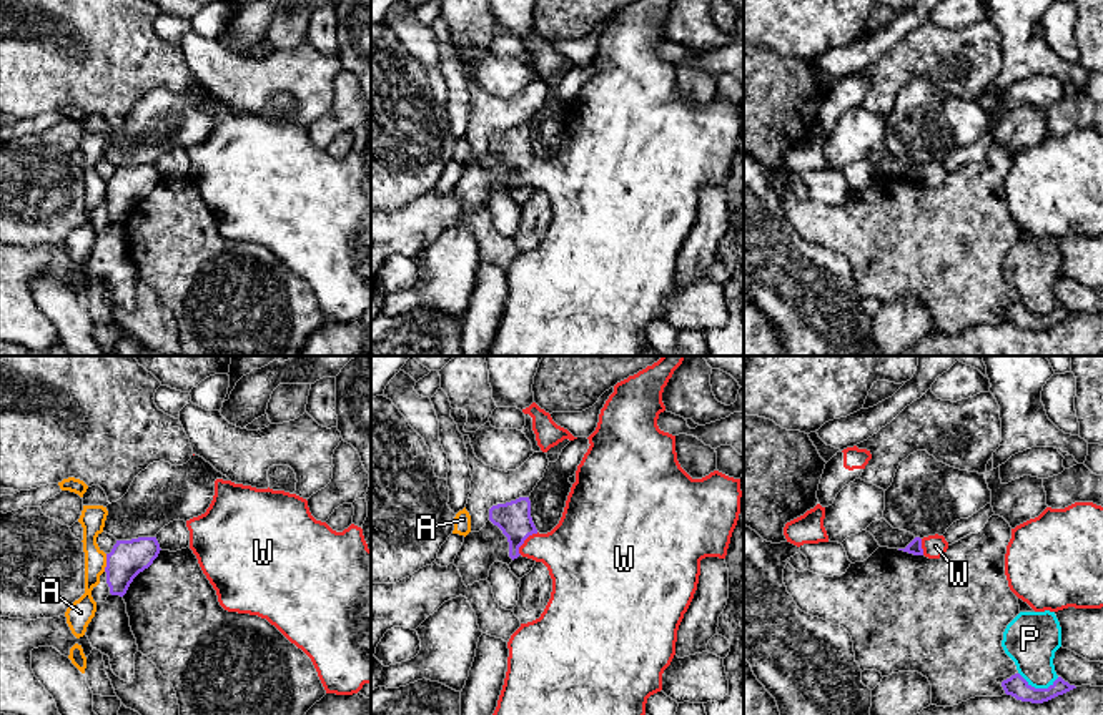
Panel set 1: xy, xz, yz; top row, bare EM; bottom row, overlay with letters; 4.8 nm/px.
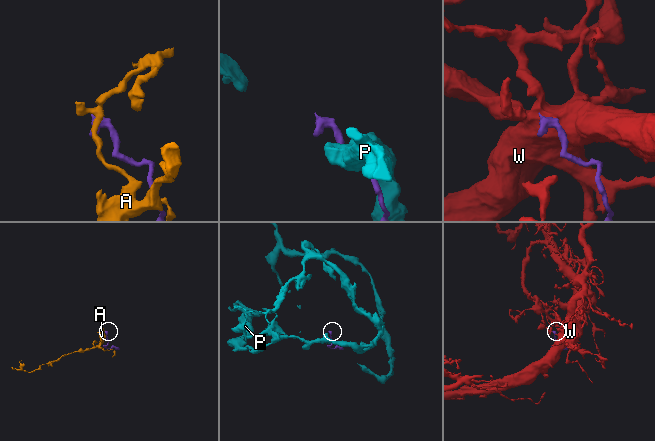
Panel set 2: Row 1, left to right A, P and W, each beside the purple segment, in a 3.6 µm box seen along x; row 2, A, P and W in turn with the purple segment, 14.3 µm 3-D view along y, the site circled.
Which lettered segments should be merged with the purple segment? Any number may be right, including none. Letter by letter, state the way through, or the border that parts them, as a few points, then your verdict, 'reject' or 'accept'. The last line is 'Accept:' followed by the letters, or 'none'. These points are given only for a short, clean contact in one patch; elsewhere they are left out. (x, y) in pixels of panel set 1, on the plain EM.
A: border along xy (107, 182), (103, 198); reject
P: border along yz (1018, 300), (1035, 315), (1048, 315), (1058, 305); reject
W: runs through xz (513, 145), (524, 167), (539, 175), (574, 180); accept
Accept: W

